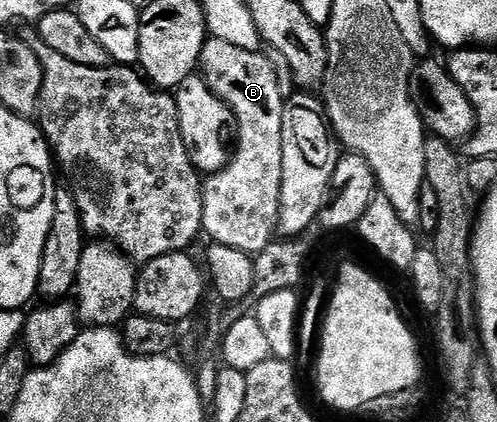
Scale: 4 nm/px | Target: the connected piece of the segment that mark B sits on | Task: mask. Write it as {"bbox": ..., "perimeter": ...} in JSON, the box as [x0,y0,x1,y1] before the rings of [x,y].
{"bbox":[198,38,283,256],"perimeter":[[[208,38],[199,58],[198,70],[215,96],[231,110],[237,138],[233,143],[233,154],[225,169],[215,175],[206,176],[203,183],[203,231],[211,243],[230,245],[241,249],[249,256],[256,256],[276,238],[281,205],[281,121],[283,120],[283,99],[278,89],[276,68],[267,64],[259,51],[237,49],[229,41]]]}

